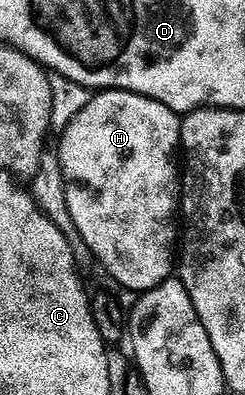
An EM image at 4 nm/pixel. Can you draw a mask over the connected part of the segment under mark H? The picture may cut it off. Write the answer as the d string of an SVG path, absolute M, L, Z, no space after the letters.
M99 89L92 94L90 101L73 117L73 121L62 128L57 146L59 163L63 166L65 201L68 202L69 214L77 225L77 232L85 241L85 245L92 251L98 266L104 267L123 287L128 287L134 293L142 293L153 289L161 281L165 281L172 274L173 264L177 259L177 227L175 231L174 215L177 215L177 171L175 175L175 147L180 146L179 128L180 116L173 109L169 109L161 101L151 99L148 95L138 95L135 91L120 91L118 89Z

